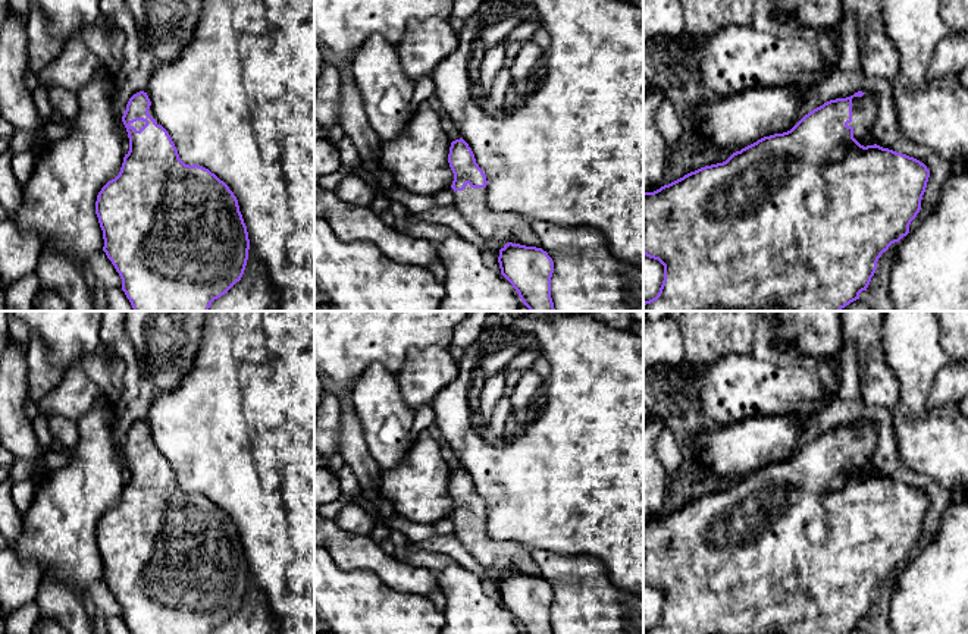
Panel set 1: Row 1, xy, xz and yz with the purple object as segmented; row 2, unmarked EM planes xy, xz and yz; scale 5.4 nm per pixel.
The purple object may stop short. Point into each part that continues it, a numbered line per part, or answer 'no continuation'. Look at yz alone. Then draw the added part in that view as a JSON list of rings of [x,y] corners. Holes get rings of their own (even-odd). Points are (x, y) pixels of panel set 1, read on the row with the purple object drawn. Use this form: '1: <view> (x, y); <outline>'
1: yz (864, 109); [[[865,92],[862,97],[852,98],[852,122],[848,126],[865,129],[873,136],[873,126],[877,117],[877,100]],[[873,136],[874,141],[874,136]]]

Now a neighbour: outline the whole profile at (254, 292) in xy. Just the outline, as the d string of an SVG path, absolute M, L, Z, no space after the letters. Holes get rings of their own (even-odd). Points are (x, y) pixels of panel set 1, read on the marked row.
M248 258L244 274L225 295L214 299L209 311L276 311L278 291L264 267Z

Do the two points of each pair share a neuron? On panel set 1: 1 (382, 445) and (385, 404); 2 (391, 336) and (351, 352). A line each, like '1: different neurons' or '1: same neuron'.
1: same neuron
2: same neuron

